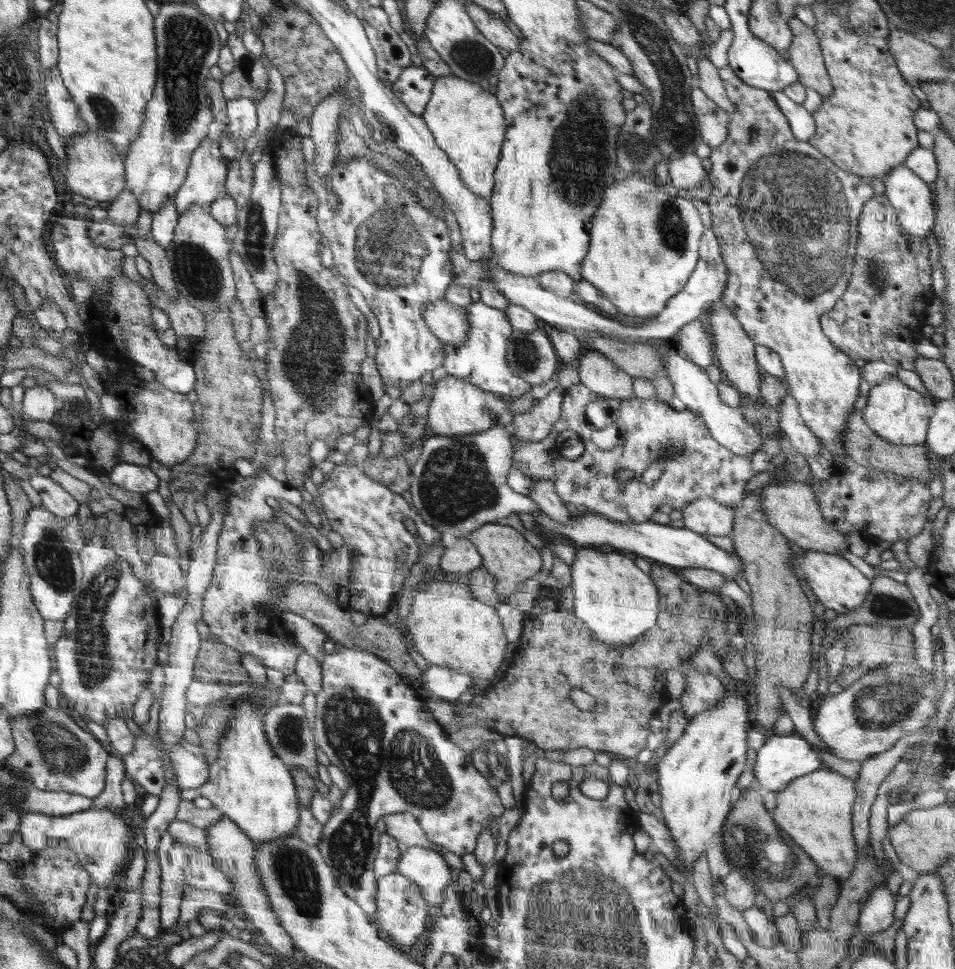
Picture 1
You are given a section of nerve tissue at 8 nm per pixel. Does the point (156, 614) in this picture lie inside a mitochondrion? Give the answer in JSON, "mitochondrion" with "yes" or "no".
{"mitochondrion":"no"}

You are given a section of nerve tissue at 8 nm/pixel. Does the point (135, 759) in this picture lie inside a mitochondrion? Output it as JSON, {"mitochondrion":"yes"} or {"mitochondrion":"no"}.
{"mitochondrion":"no"}

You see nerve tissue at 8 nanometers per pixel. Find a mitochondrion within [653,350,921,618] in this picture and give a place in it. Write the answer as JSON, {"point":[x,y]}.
{"point":[674,449]}

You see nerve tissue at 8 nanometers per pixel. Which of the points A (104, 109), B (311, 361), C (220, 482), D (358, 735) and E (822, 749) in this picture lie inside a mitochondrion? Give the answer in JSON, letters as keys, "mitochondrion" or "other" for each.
{"A":"mitochondrion","B":"mitochondrion","C":"other","D":"mitochondrion","E":"other"}

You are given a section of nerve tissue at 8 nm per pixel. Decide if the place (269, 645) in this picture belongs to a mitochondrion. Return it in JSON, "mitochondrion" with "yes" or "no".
{"mitochondrion":"no"}

